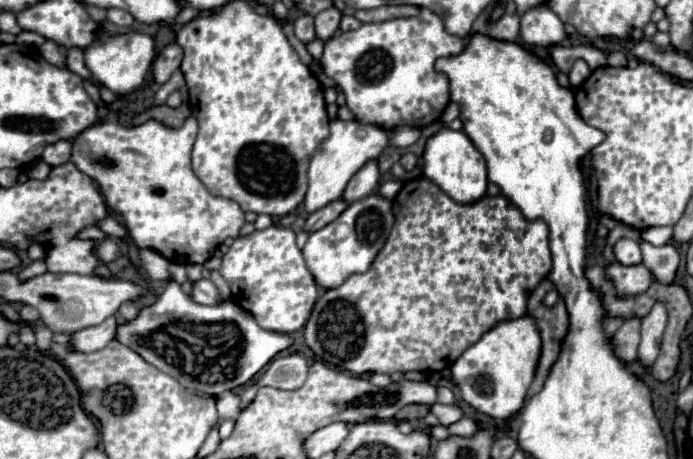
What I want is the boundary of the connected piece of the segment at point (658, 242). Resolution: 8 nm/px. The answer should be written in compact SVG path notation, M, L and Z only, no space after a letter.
M652 226L652 228L644 228L642 230L642 240L654 244L654 246L664 246L672 240L674 228L672 226Z

